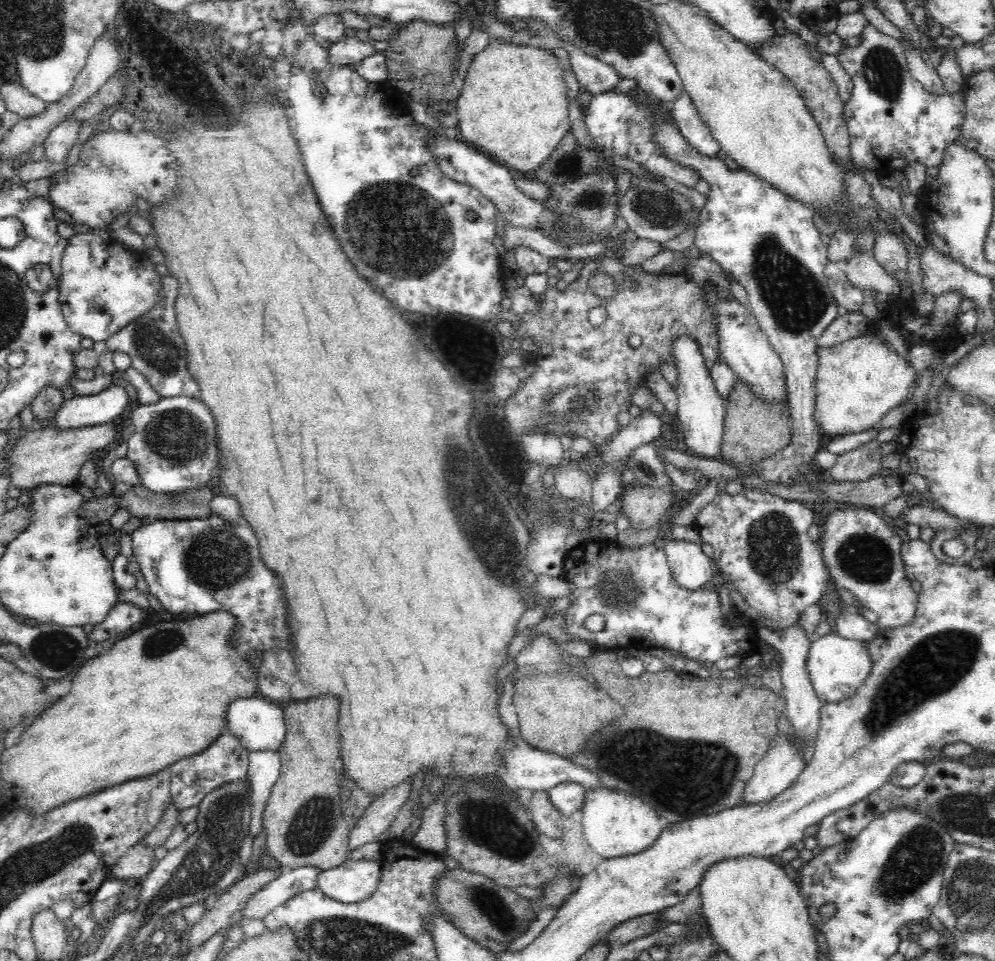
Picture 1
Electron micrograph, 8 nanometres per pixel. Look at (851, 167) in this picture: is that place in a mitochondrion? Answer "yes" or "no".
no

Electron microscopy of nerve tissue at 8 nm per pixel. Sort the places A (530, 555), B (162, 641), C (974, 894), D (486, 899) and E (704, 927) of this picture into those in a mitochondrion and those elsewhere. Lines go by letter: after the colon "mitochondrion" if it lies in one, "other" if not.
A: mitochondrion
B: mitochondrion
C: mitochondrion
D: mitochondrion
E: other

